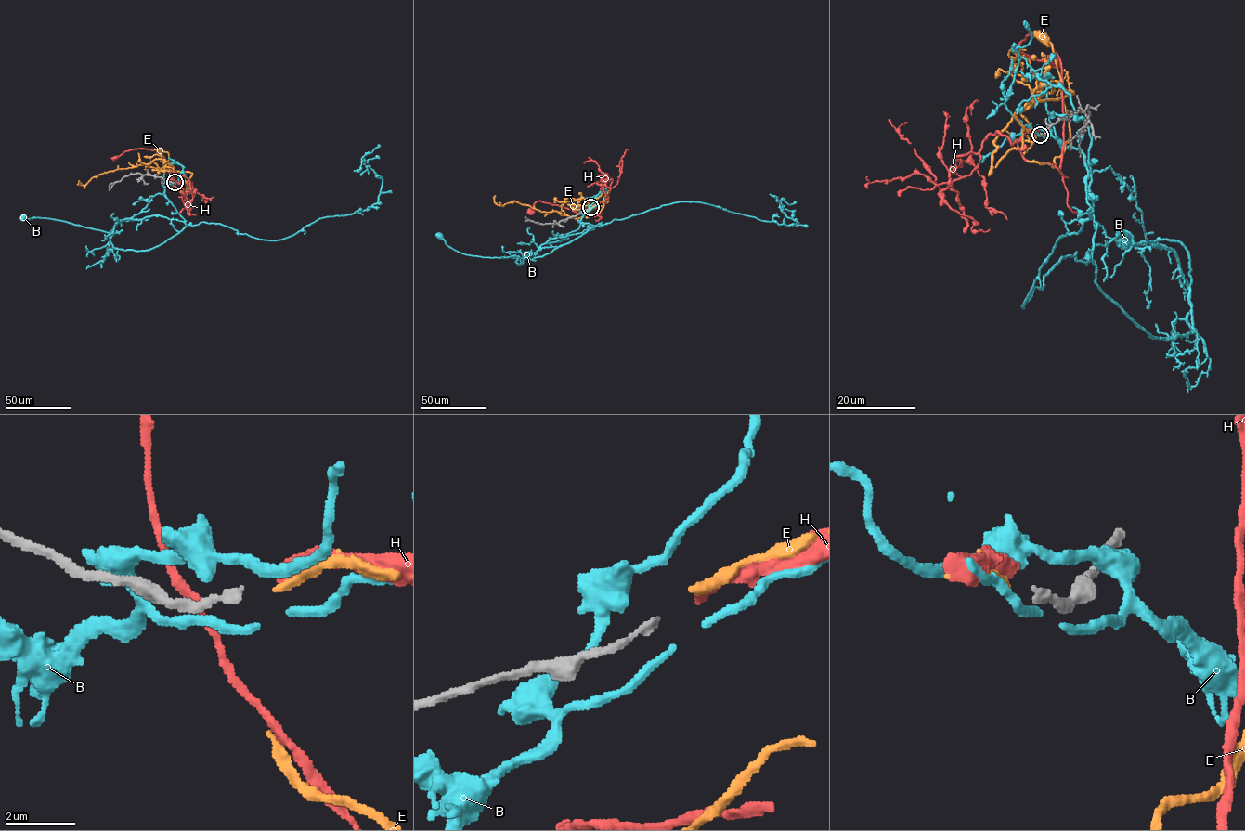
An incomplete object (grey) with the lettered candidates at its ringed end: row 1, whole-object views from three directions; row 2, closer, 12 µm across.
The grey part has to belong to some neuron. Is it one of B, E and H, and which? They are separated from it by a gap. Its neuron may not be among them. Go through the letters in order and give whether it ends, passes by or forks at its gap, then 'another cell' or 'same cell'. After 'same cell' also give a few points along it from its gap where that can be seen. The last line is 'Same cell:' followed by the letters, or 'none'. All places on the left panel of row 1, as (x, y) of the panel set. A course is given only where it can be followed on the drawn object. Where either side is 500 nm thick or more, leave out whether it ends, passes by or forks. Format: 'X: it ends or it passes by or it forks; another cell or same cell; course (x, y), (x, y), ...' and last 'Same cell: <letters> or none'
B: it ends; another cell
E: it ends; same cell; course (176, 182), (185, 181), (188, 191), (183, 193), (171, 184), (168, 153), (159, 150)
H: it ends; another cell
Same cell: E

